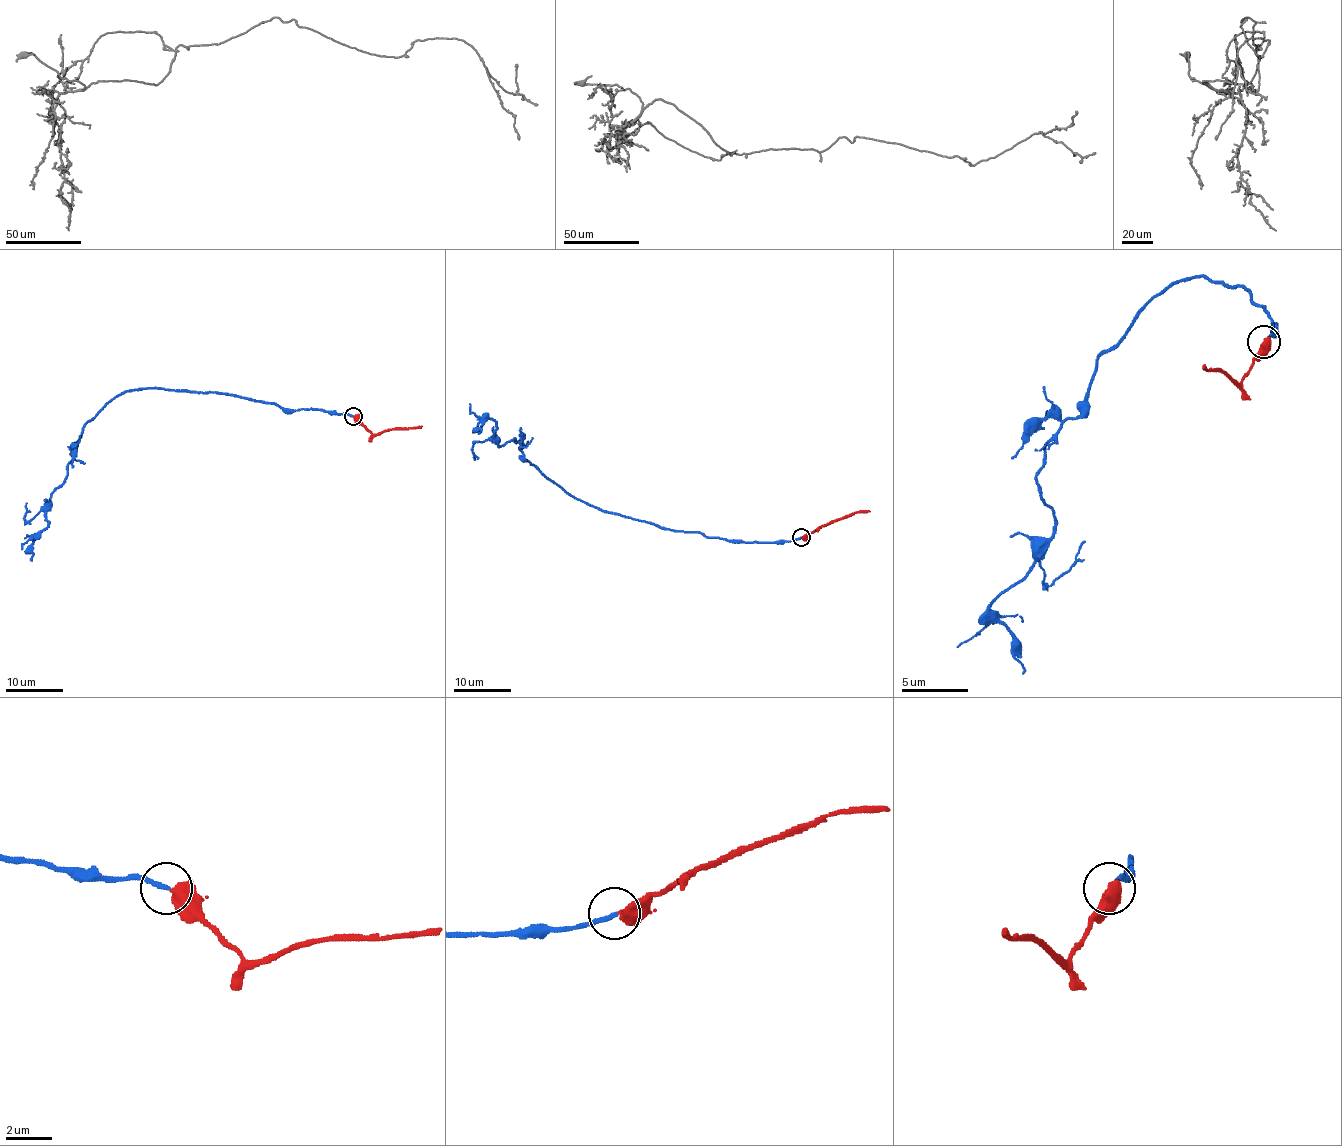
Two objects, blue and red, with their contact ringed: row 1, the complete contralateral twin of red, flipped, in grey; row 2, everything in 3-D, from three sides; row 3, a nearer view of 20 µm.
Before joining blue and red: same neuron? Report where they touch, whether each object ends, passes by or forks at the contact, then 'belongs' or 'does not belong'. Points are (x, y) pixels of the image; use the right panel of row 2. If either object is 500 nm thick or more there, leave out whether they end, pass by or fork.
at (1264, 341); belongs

